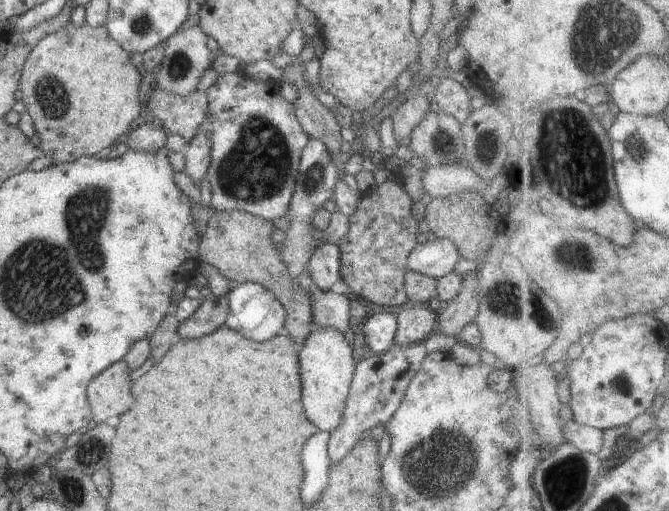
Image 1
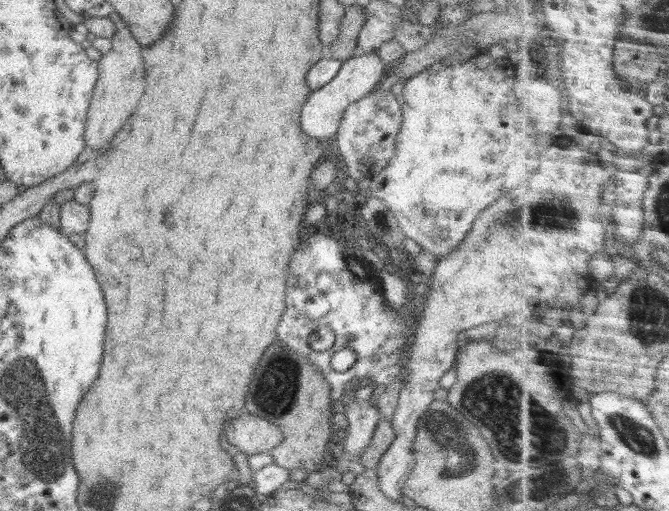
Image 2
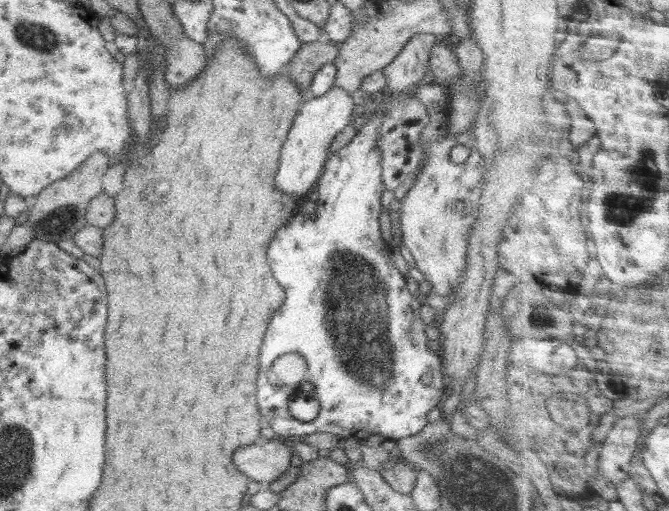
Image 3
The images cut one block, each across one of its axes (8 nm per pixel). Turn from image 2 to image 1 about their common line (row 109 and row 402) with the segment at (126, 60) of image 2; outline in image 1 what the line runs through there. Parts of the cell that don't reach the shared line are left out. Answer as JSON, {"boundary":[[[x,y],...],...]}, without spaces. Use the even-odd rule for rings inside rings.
{"boundary":[[[124,362],[112,364],[90,382],[88,402],[92,406],[94,422],[106,422],[134,406],[136,400],[130,394],[130,384],[130,368]]]}

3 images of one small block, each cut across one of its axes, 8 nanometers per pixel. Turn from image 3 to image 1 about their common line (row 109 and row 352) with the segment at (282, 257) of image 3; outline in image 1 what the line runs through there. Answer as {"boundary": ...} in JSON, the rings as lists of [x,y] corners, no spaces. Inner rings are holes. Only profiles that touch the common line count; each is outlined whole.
{"boundary":[[[378,312],[367,316],[362,324],[362,332],[368,353],[385,353],[395,344],[397,330],[396,313]]]}

